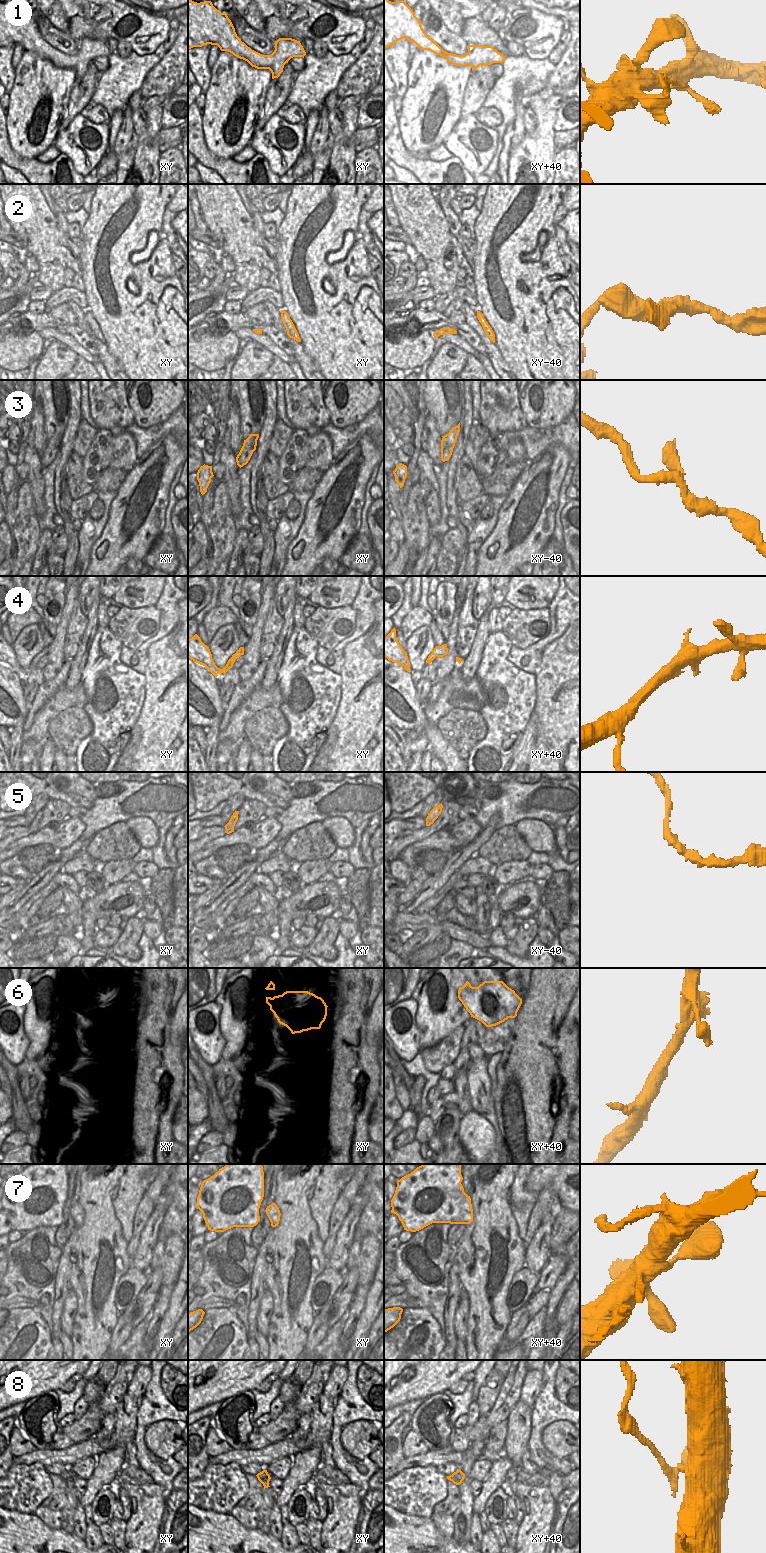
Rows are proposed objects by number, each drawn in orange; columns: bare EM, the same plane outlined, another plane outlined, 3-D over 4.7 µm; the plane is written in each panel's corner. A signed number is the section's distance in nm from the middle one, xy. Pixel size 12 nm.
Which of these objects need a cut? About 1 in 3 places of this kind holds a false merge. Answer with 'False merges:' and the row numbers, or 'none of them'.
False merges: 8

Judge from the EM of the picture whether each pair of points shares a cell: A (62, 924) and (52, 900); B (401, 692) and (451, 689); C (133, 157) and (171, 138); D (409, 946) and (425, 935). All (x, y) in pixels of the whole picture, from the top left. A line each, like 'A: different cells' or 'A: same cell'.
A: different cells
B: different cells
C: different cells
D: same cell

